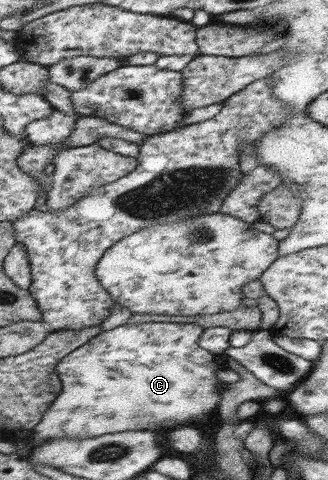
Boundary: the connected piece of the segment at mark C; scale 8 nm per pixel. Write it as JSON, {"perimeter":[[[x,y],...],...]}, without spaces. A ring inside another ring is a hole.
{"perimeter":[[[156,322],[125,324],[95,337],[57,365],[55,371],[65,385],[62,385],[62,391],[57,395],[55,404],[49,408],[49,413],[45,414],[41,424],[35,427],[31,443],[37,448],[49,441],[65,437],[87,440],[123,433],[125,429],[163,429],[189,423],[215,411],[221,403],[222,392],[227,388],[227,384],[217,378],[217,371],[221,369],[219,359],[200,345],[204,331],[199,325],[189,323]]]}

